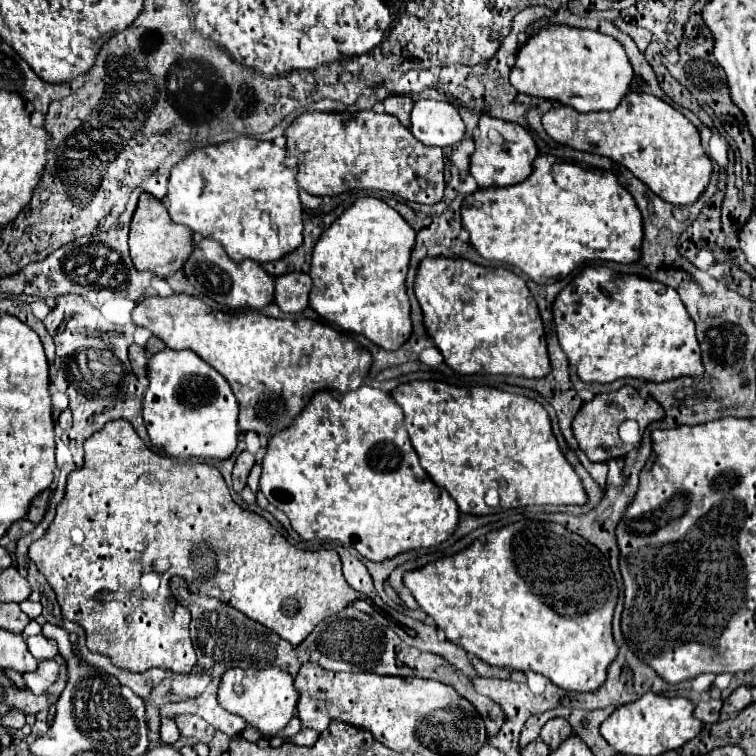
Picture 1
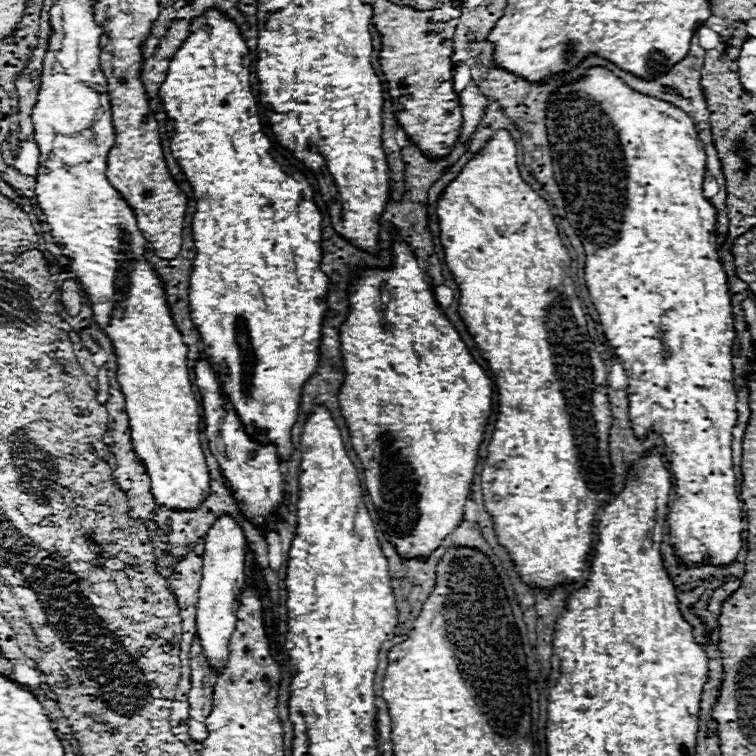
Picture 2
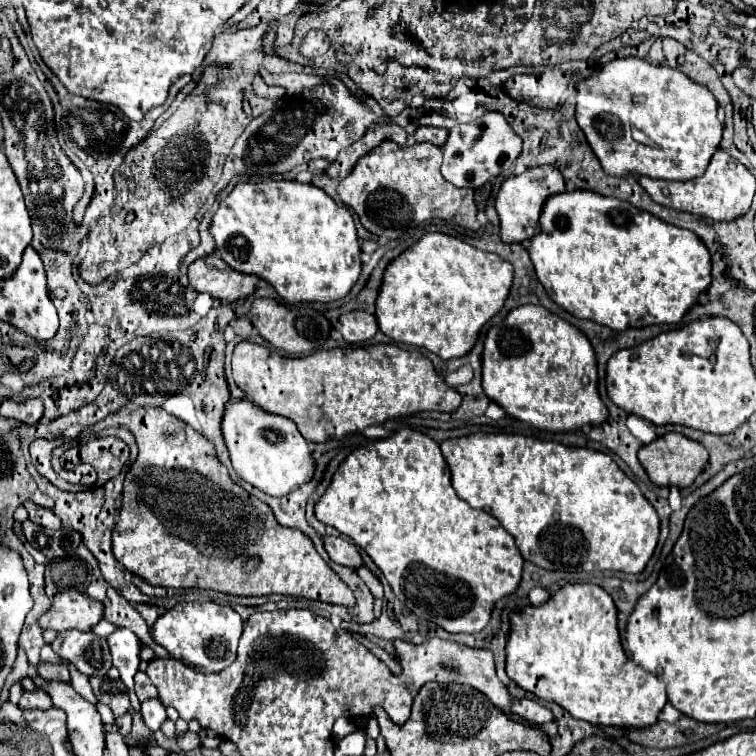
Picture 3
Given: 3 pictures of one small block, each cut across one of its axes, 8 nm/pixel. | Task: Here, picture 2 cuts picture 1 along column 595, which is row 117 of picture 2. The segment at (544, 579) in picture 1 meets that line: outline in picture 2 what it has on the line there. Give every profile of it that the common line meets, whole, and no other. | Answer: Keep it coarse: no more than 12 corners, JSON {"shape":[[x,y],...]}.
{"shape":[[546,106],[586,286],[686,562],[742,548],[734,318],[678,106]]}

